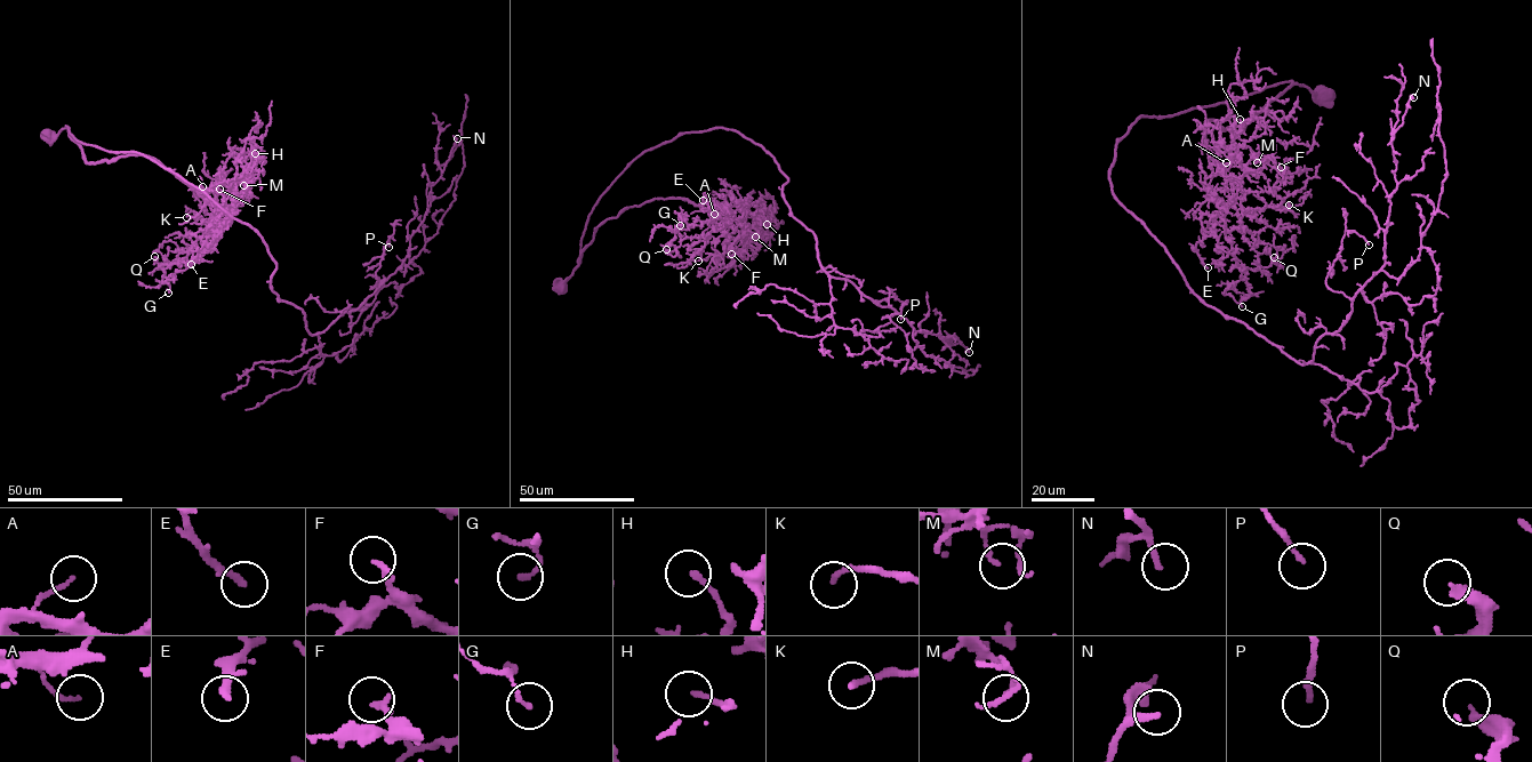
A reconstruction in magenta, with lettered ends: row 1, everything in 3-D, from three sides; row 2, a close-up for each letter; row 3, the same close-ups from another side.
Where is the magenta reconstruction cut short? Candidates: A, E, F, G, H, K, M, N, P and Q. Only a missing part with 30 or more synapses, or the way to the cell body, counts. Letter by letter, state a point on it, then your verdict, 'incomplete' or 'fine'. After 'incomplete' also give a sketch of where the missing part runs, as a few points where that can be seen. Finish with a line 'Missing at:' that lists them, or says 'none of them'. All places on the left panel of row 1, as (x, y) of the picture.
A: at (202, 186); fine
E: at (191, 264); incomplete; missing branch runs (191, 264), (169, 288), (146, 293), (127, 282), (128, 275), (121, 270)
F: at (219, 189); fine
G: at (168, 293); fine
H: at (255, 153); fine
K: at (186, 217); incomplete
M: at (243, 185); fine
N: at (457, 138); incomplete; missing branch runs (457, 138), (459, 118), (443, 126)
P: at (388, 247); fine
Q: at (154, 256); fine
Missing at: E, K, N

